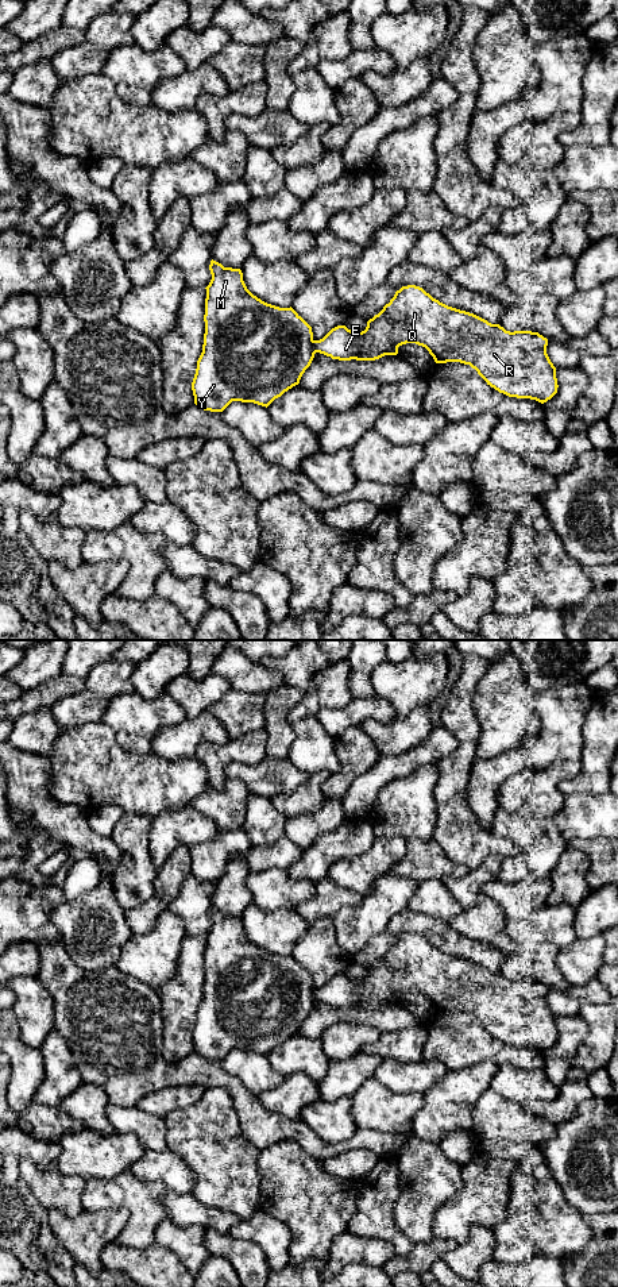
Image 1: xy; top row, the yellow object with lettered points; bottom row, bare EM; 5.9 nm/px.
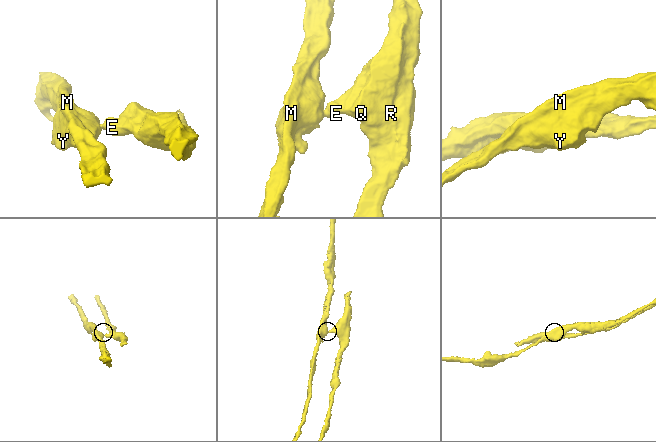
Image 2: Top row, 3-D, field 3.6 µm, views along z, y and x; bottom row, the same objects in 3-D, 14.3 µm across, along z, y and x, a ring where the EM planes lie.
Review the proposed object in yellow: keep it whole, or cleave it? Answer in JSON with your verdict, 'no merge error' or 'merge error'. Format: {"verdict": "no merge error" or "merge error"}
{"verdict": "merge error"}

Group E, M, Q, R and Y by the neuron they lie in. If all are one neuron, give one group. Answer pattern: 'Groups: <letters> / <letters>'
Groups: E Q R / M Y

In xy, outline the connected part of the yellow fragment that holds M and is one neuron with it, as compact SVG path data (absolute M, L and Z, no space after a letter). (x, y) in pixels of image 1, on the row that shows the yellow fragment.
M212 259L209 270L212 280L205 288L204 344L192 382L194 404L210 412L223 412L232 401L254 402L267 408L275 398L298 385L310 366L316 354L312 327L291 307L279 308L254 296L247 289L240 269L224 267Z

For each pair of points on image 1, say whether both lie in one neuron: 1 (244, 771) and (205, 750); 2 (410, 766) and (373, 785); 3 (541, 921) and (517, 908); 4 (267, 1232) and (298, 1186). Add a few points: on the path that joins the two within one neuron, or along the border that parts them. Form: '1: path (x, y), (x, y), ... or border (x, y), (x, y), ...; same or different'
1: border (261, 760), (253, 765), (231, 762), (224, 774); different
2: path (401, 766), (393, 766), (382, 775); same
3: border (541, 905), (514, 921); different
4: border (259, 1207), (288, 1228), (290, 1247); different

